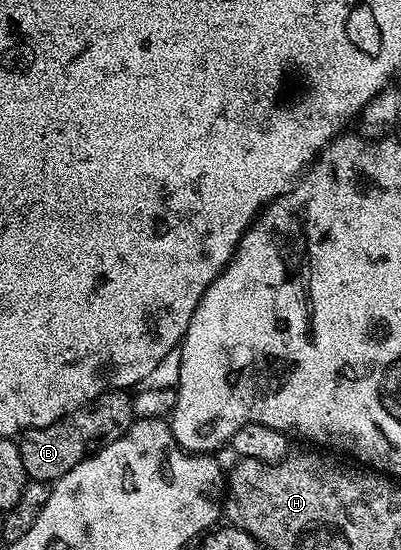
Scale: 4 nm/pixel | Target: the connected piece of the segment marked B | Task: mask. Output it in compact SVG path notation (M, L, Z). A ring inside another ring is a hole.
M108 391L94 397L88 405L57 419L57 423L49 423L40 429L24 429L17 444L28 478L46 483L60 481L66 473L73 471L73 467L77 467L77 463L124 437L132 420L131 397L123 391Z

